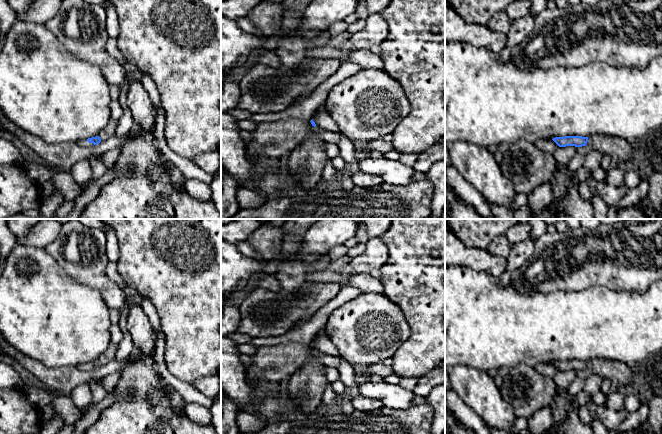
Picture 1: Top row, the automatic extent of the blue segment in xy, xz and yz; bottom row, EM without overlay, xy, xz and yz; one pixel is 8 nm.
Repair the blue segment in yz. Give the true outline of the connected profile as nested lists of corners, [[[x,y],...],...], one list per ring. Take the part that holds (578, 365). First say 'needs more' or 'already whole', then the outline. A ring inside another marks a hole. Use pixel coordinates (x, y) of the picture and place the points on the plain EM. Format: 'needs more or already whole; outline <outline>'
needs more; outline [[[605,359],[599,360],[565,360],[555,361],[552,363],[559,371],[588,370],[592,374],[597,374],[603,379],[610,379],[620,387],[625,387],[628,383],[633,383],[637,388],[641,379],[639,377],[639,368],[627,365],[622,362],[610,361]]]

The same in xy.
needs more; outline [[[99,360],[78,365],[78,367],[84,371],[92,371],[94,369],[99,368],[100,366],[101,366],[101,363]]]

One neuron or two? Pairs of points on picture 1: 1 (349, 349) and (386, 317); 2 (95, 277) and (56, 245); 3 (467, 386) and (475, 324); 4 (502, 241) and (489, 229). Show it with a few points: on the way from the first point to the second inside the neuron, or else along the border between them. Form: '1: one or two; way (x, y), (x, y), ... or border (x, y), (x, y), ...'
1: one; way (358, 340), (370, 328), (377, 326)
2: one; way (83, 271), (70, 268), (59, 257)
3: two; border (455, 365), (473, 366), (486, 372)
4: two; border (505, 233), (496, 236), (485, 248)

